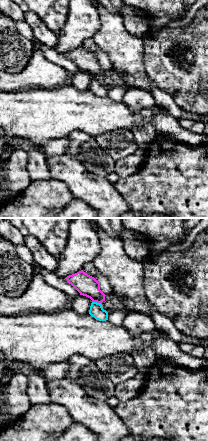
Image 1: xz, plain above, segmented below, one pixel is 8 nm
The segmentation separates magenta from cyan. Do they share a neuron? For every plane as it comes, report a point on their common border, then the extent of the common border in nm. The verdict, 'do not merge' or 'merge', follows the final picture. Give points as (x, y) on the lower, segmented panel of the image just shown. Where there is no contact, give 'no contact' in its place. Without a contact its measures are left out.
meets magenta at (96, 301); contact 70 nm long

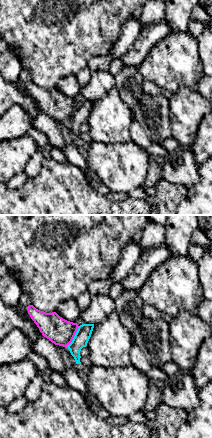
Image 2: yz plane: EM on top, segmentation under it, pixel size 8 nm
meets magenta at (74, 335); contact 200 nm long

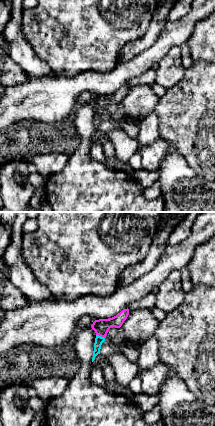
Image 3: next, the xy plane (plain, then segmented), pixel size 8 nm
meets magenta at (100, 335); contact 80 nm long

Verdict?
do not merge

